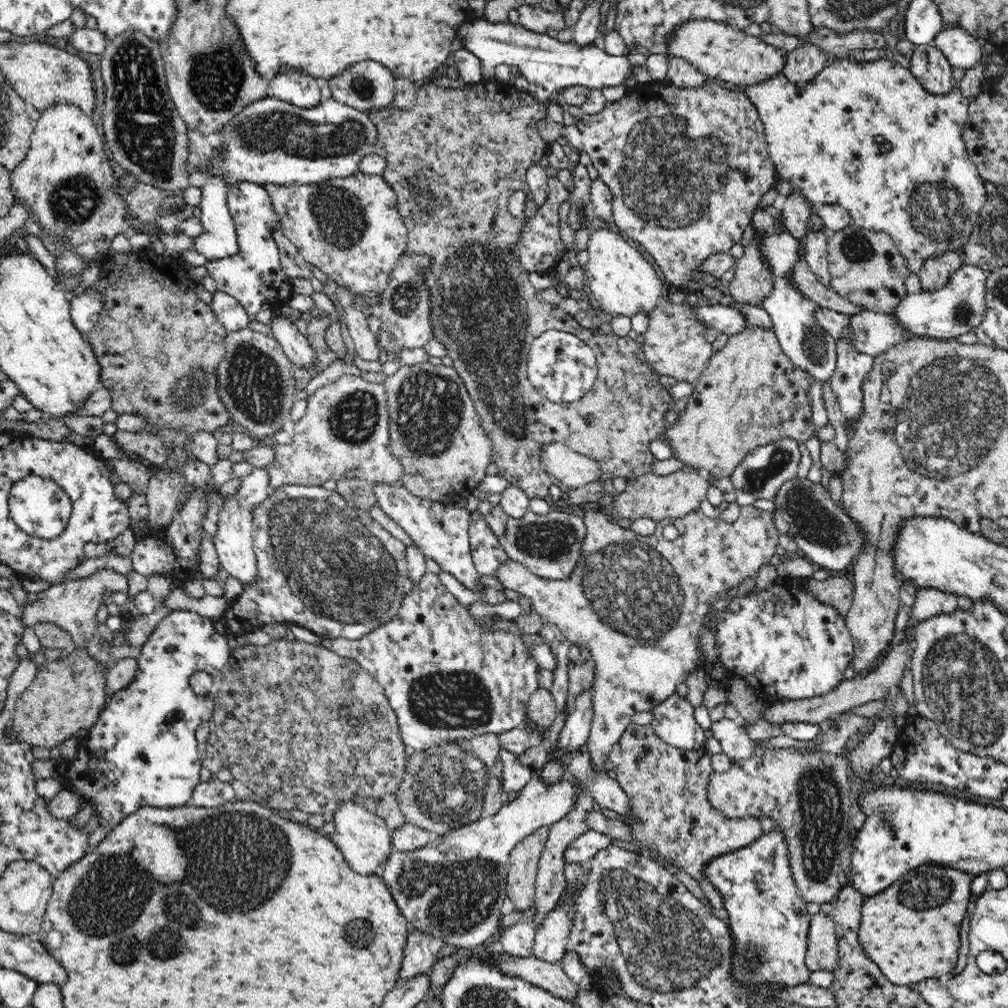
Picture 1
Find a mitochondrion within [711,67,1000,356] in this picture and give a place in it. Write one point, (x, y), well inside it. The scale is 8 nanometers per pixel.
(940, 213)

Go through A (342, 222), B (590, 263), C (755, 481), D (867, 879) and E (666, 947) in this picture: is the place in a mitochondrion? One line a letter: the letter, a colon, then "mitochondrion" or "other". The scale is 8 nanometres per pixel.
A: mitochondrion
B: other
C: mitochondrion
D: other
E: mitochondrion

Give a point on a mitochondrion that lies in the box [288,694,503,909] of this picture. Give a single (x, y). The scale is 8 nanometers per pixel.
(440, 788)

